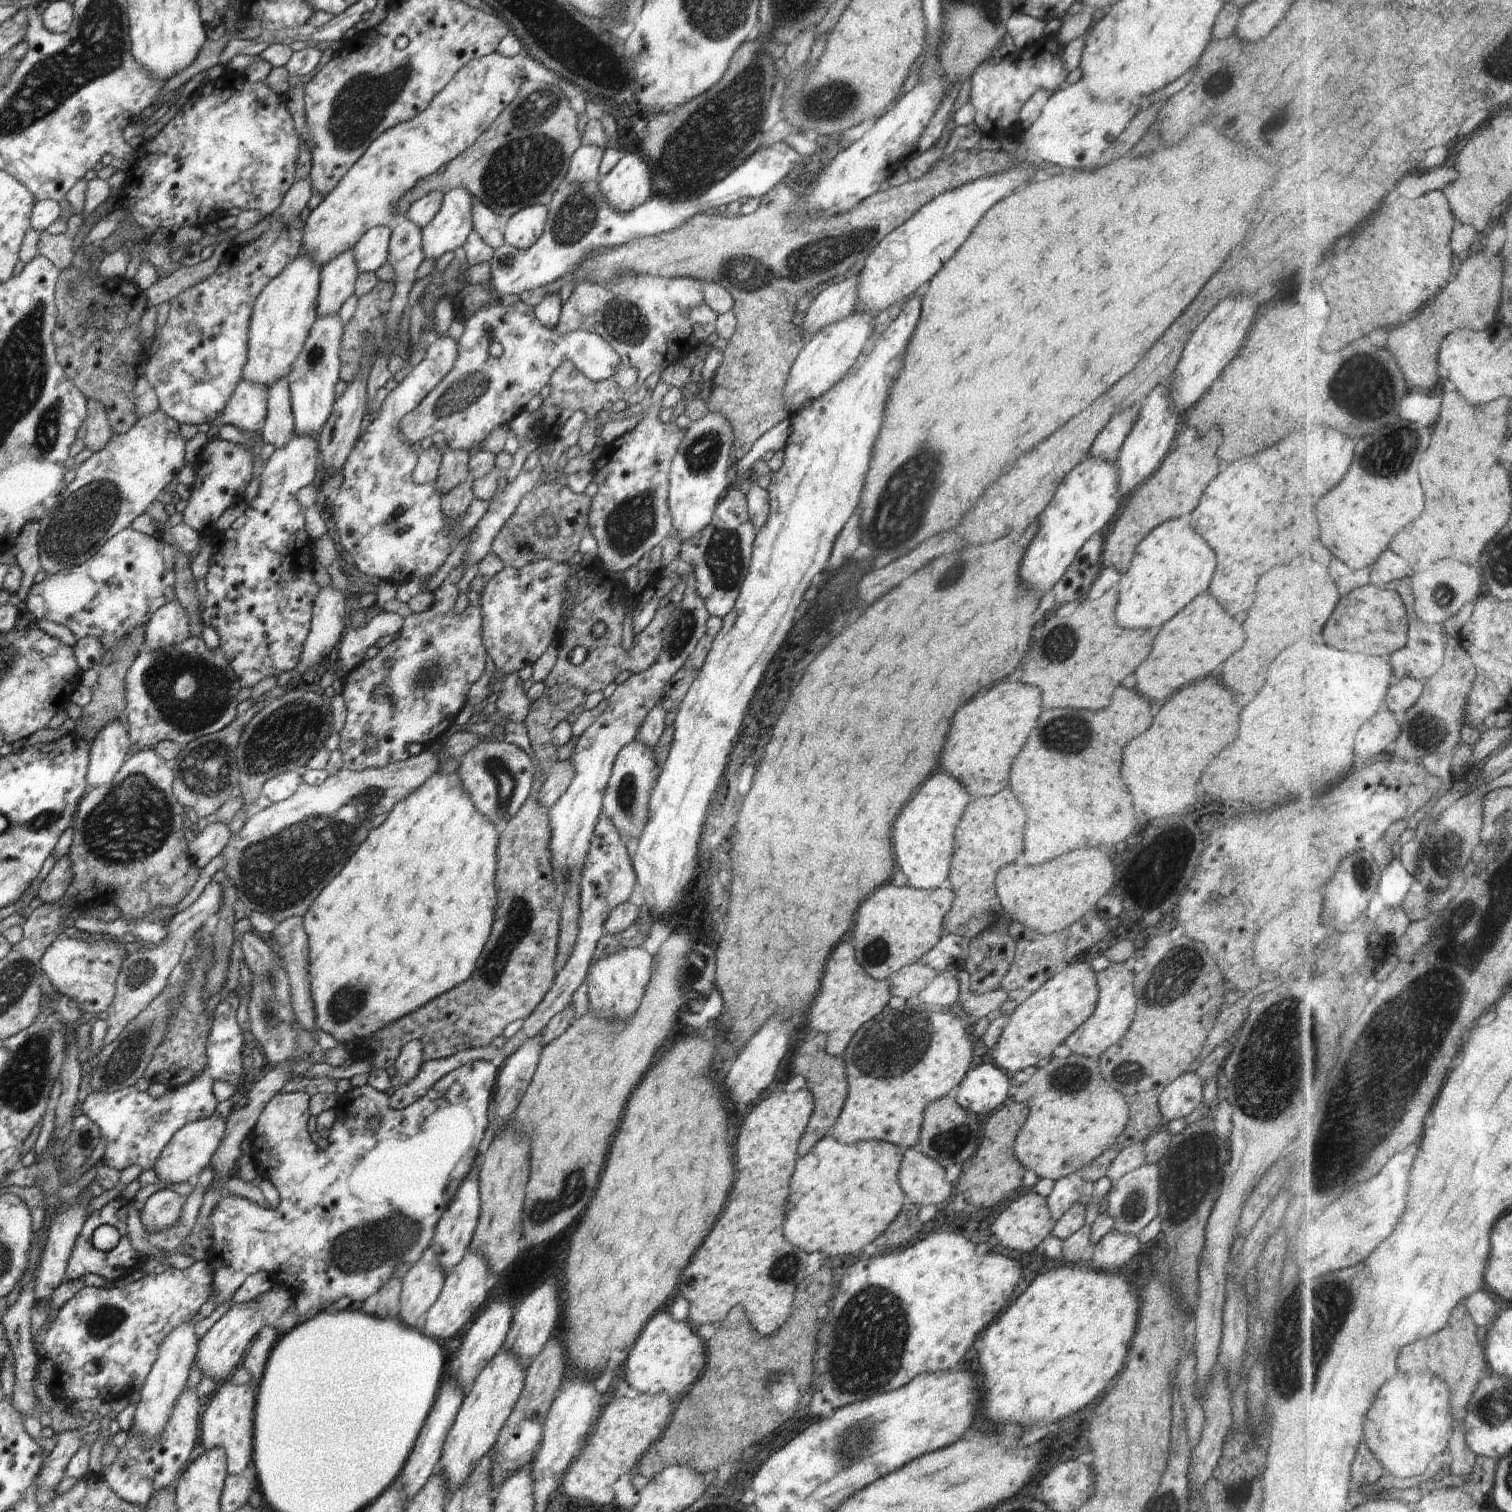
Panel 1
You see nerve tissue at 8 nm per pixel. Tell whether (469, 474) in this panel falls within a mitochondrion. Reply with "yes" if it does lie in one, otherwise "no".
no

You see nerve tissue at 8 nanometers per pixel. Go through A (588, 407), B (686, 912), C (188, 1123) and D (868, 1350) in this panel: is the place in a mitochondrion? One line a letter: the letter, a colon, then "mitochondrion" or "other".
A: other
B: other
C: other
D: mitochondrion

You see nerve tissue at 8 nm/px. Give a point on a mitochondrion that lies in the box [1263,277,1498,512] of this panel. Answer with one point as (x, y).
(1357, 384)

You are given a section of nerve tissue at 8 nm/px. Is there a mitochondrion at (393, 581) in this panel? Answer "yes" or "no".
no

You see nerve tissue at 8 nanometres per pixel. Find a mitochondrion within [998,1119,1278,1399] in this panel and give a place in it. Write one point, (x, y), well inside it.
(1186, 1188)

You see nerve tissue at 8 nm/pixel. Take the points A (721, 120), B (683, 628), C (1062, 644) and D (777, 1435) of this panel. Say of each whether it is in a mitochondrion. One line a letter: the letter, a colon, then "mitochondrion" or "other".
A: mitochondrion
B: mitochondrion
C: mitochondrion
D: other

